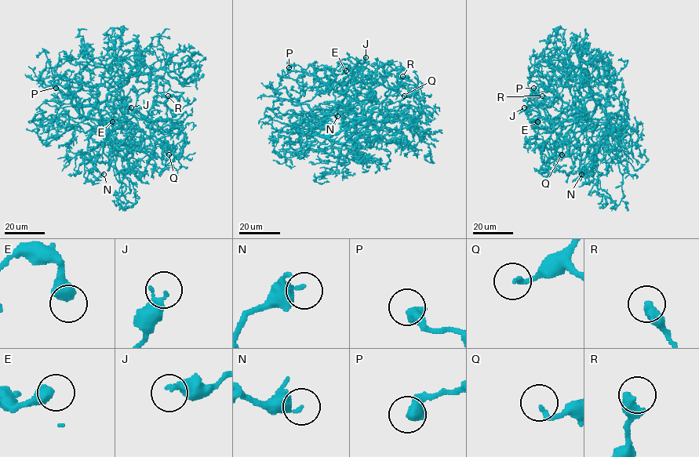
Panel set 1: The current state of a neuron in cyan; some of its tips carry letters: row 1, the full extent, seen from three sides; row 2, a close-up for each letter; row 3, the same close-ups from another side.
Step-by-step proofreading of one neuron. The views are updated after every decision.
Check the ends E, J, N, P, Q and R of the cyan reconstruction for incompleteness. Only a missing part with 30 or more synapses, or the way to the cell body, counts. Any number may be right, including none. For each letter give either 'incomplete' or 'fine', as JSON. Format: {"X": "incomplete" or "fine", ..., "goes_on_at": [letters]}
{"E": "fine", "J": "fine", "N": "fine", "P": "fine", "Q": "fine", "R": "fine", "goes_on_at": []}

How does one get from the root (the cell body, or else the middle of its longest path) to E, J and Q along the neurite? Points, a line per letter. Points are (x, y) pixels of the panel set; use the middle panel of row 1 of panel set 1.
E: (337, 132), (333, 133), (327, 131), (323, 121), (344, 97), (333, 88), (334, 69), (344, 67), (346, 70)
J: (337, 132), (347, 130), (362, 114), (362, 106), (355, 96), (361, 89), (358, 70), (365, 57)
Q: (337, 132), (347, 130), (355, 119), (380, 122), (384, 116), (392, 115), (399, 102), (409, 96), (404, 96)

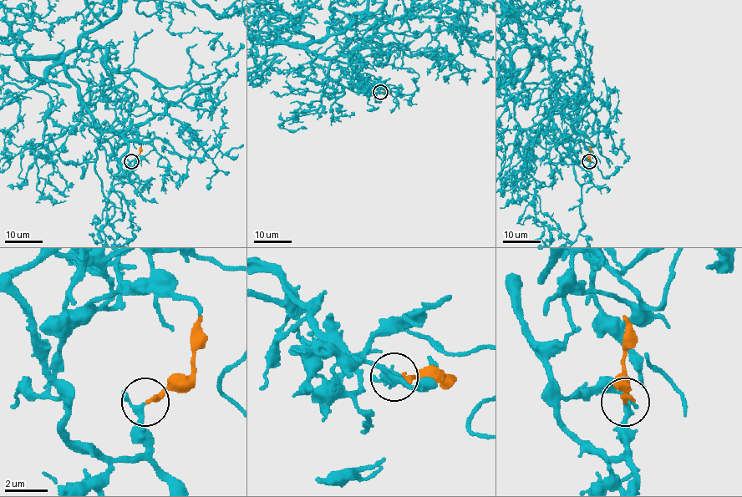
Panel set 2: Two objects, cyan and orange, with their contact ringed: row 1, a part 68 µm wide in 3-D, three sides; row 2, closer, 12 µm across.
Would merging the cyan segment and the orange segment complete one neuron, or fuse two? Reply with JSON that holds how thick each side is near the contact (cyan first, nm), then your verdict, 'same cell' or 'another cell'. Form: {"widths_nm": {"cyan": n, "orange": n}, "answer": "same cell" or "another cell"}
{"widths_nm": {"cyan": 200, "orange": 200}, "answer": "same cell"}

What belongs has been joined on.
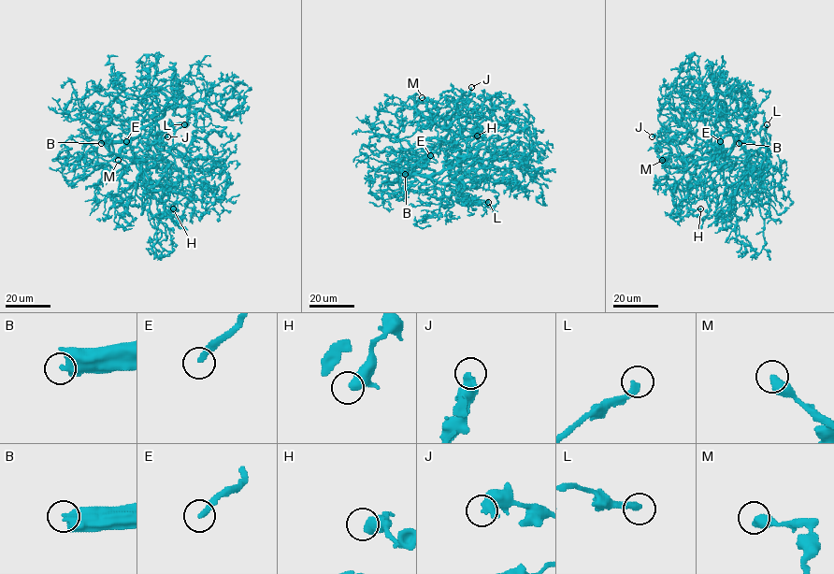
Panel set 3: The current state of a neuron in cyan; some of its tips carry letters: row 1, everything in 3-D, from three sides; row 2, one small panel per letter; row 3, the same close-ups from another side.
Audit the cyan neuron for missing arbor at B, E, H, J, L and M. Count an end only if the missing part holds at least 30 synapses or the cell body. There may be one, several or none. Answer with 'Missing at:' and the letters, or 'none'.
Missing at: B, E, L

